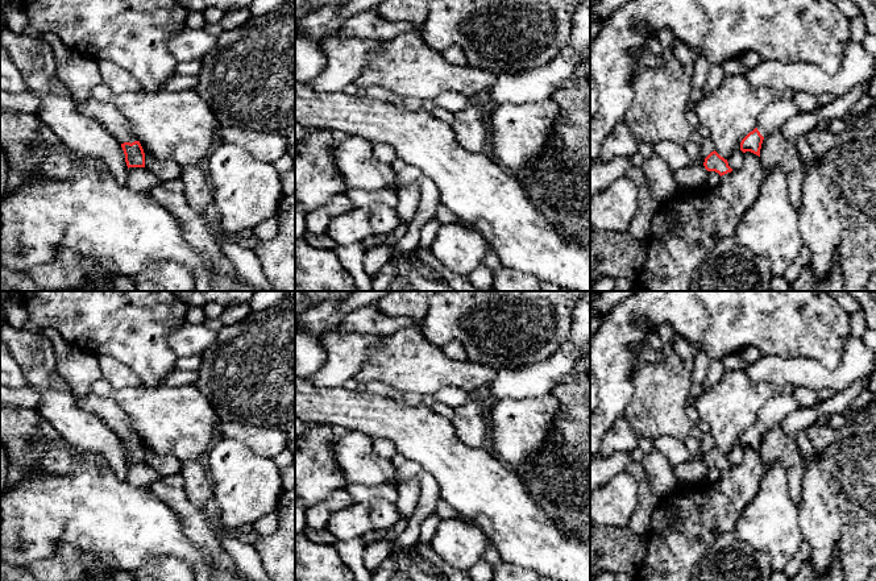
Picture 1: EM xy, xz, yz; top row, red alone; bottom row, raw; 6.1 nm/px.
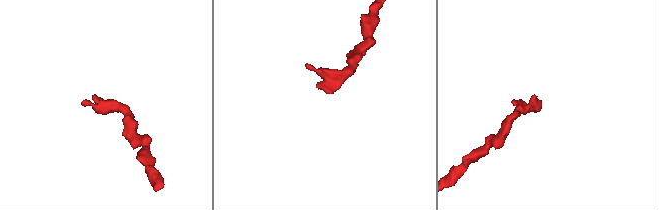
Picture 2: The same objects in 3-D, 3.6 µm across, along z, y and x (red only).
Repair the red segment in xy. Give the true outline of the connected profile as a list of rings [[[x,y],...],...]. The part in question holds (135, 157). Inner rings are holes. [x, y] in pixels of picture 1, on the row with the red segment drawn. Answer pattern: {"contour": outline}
{"contour": [[[94,97],[86,101],[76,101],[74,99],[74,101],[79,113],[100,123],[121,142],[128,169],[145,167],[145,153],[140,141],[133,136],[126,126],[126,120],[113,104],[103,103]]]}

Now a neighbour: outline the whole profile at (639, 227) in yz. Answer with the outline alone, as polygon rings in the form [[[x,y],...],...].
[[[632,166],[624,177],[635,182],[639,187],[638,211],[627,232],[640,241],[647,241],[651,235],[651,220],[653,213],[659,209],[660,202],[653,198],[642,167]]]

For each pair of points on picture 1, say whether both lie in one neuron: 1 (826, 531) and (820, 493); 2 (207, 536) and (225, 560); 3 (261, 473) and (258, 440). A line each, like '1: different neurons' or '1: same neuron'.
1: same neuron
2: same neuron
3: different neurons

